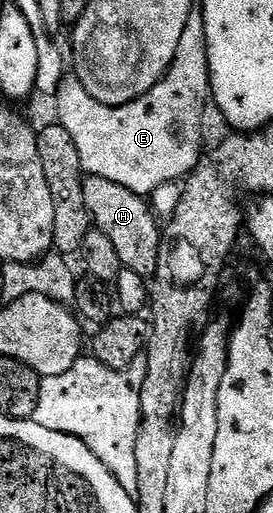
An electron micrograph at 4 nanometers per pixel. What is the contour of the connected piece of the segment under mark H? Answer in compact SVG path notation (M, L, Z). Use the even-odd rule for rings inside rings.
M85 176L83 202L87 202L92 227L111 238L115 250L119 253L122 269L134 271L144 278L152 278L159 266L159 246L163 228L150 201L127 190L127 186L119 186L119 182L110 182L107 178L98 176Z

